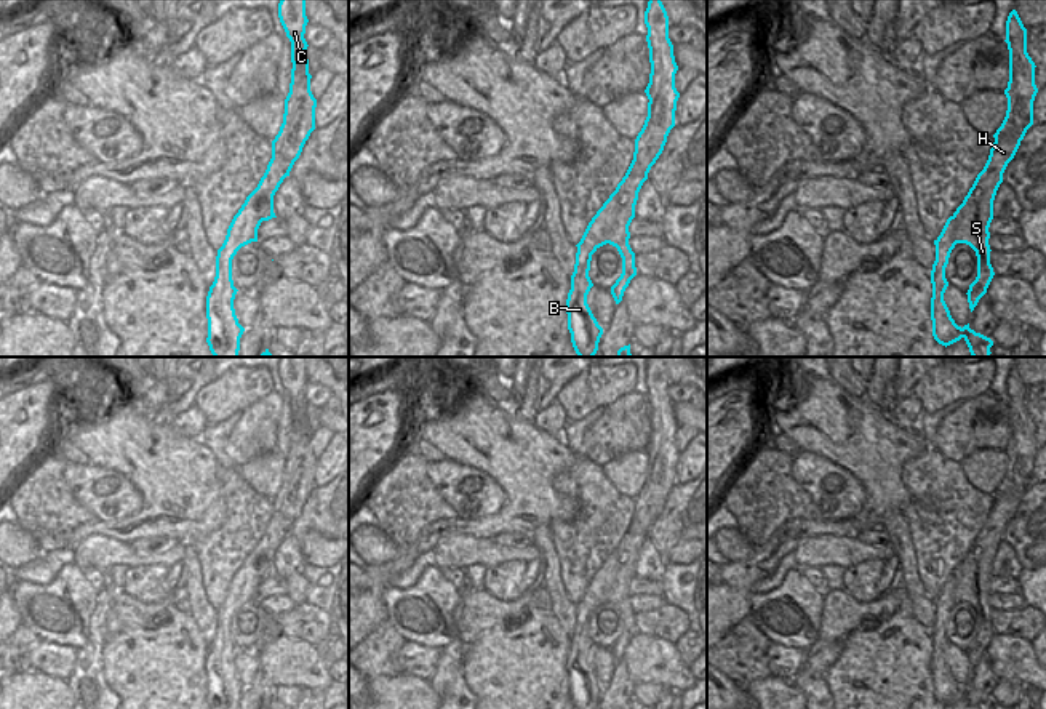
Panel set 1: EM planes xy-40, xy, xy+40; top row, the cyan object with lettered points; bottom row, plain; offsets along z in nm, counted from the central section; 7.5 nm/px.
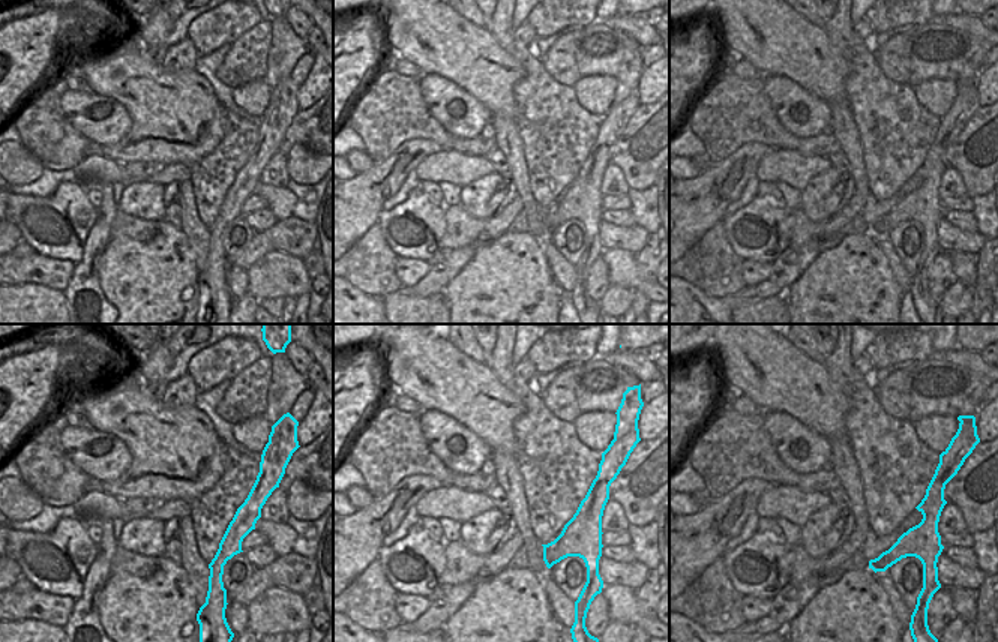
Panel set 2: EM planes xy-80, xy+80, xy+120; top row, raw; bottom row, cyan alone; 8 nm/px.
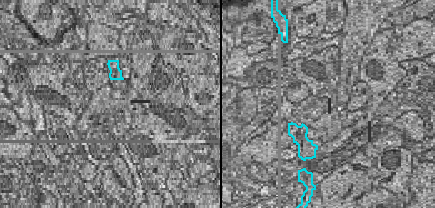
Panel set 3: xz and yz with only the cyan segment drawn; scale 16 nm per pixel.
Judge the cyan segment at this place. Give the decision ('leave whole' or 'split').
split

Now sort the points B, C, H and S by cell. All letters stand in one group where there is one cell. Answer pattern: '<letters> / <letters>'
B C / H S

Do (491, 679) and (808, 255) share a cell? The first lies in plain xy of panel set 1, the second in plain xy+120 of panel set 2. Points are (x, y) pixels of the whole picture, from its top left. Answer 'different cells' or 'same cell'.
different cells

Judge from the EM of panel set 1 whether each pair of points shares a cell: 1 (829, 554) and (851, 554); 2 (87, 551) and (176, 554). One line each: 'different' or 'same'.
1: same
2: same

